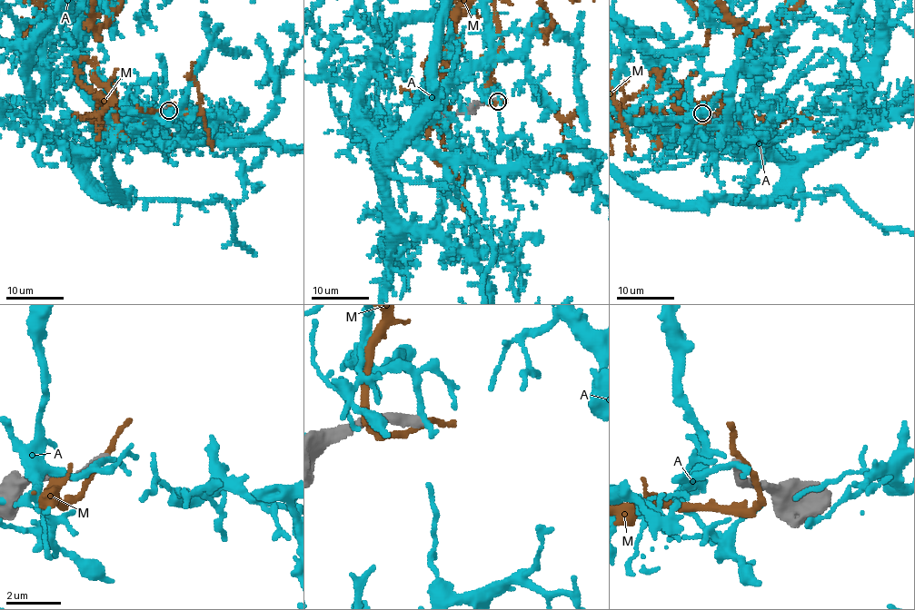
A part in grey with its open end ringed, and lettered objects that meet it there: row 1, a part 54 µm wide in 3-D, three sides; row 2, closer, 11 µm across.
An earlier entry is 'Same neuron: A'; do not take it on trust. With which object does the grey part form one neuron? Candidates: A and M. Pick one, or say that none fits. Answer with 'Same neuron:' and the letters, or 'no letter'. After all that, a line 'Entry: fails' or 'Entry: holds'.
Same neuron: no letter
Entry: fails

